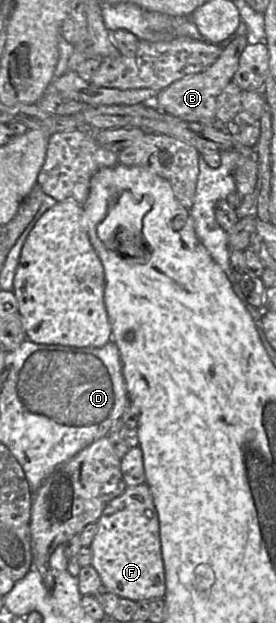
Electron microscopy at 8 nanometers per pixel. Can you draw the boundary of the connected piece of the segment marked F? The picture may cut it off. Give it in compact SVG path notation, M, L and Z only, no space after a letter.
M147 483L126 487L122 494L113 498L105 506L96 524L97 531L89 548L92 551L91 565L99 574L102 584L119 598L127 598L133 601L149 601L154 598L165 597L166 576L161 551L159 516Z

